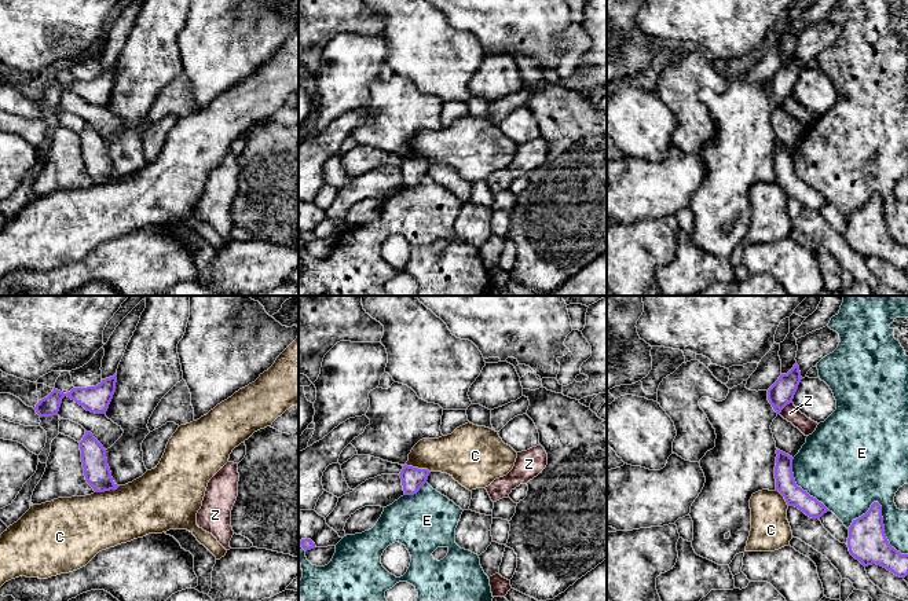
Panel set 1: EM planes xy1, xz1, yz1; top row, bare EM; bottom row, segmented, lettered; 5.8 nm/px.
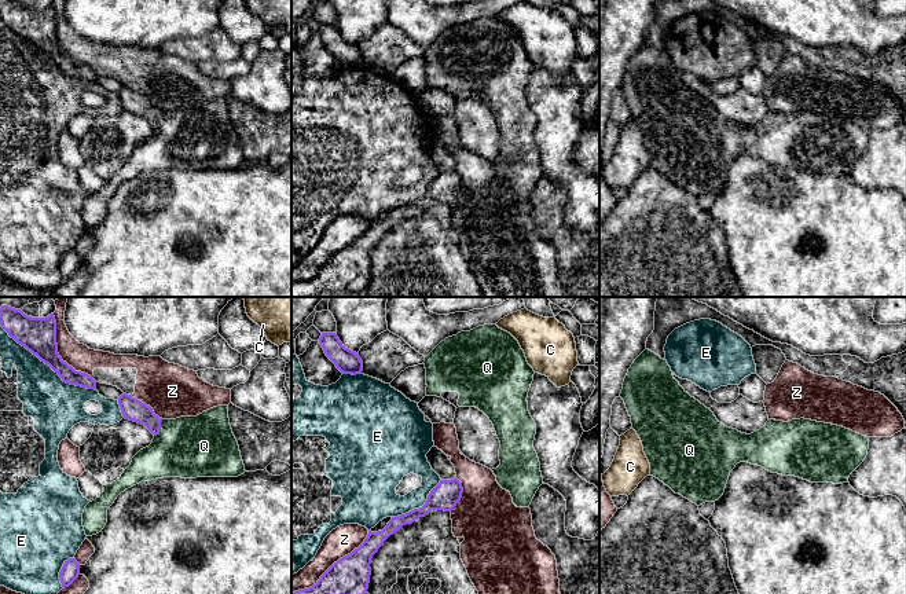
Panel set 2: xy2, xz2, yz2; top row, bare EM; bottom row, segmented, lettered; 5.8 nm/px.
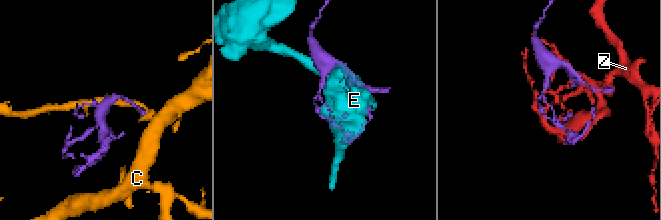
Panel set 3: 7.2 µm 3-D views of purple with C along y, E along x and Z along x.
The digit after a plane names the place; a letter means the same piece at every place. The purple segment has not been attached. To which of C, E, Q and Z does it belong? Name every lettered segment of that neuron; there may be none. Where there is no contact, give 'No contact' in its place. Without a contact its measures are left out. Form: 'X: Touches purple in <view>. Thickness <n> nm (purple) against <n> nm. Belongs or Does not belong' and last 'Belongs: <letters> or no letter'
C: Touches purple in xz1. Thickness 140 nm (purple) against 260 nm. Does not belong
E: Touches purple in xy2. Thickness 200 nm (purple) against 300 nm. Does not belong
Q: Touches purple in xy2. Thickness 130 nm (purple) against 360 nm. Belongs
Z: Touches purple in xz2. Thickness 220 nm (purple) against 170 nm. Does not belong
Belongs: Q

